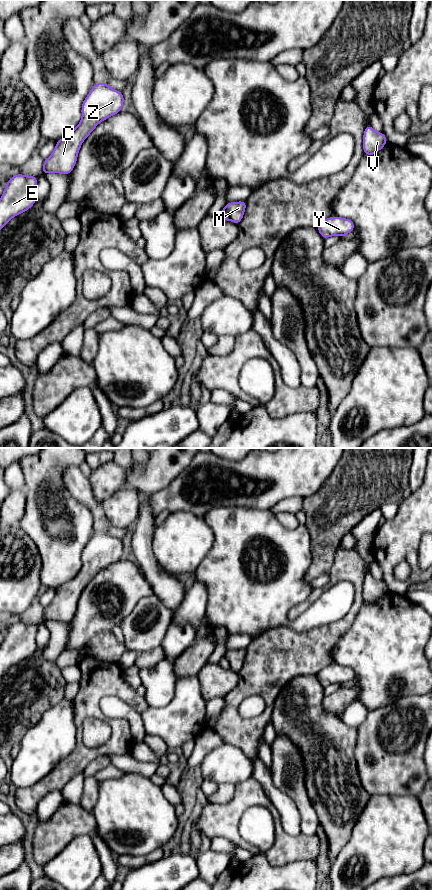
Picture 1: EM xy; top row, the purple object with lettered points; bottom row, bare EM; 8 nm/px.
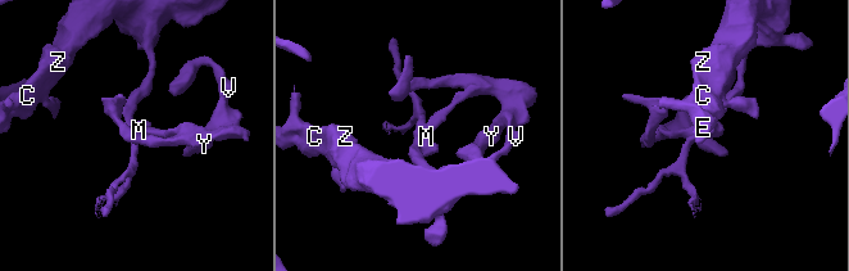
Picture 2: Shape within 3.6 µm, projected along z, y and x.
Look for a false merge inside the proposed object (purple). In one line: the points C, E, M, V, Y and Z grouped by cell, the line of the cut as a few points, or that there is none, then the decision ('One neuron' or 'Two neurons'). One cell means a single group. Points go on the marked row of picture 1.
Groups: C E Z / M V Y. Split along xy (224, 207), (230, 219). Two neurons

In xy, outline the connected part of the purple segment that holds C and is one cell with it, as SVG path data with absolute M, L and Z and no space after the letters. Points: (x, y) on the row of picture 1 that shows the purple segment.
M107 81L93 84L81 106L81 121L75 129L56 142L54 151L43 162L41 174L70 174L76 165L83 141L99 123L122 111L123 104L123 92L109 87Z

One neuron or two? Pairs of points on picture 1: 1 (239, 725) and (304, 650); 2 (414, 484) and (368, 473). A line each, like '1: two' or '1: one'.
1: one
2: two

